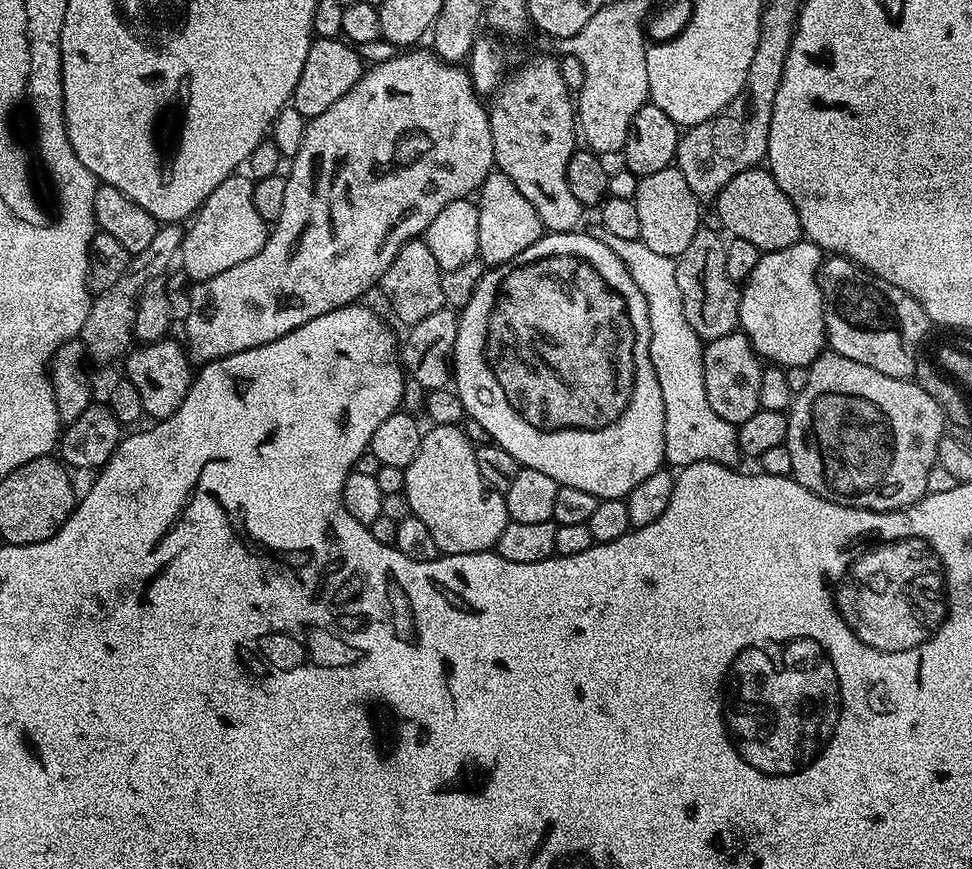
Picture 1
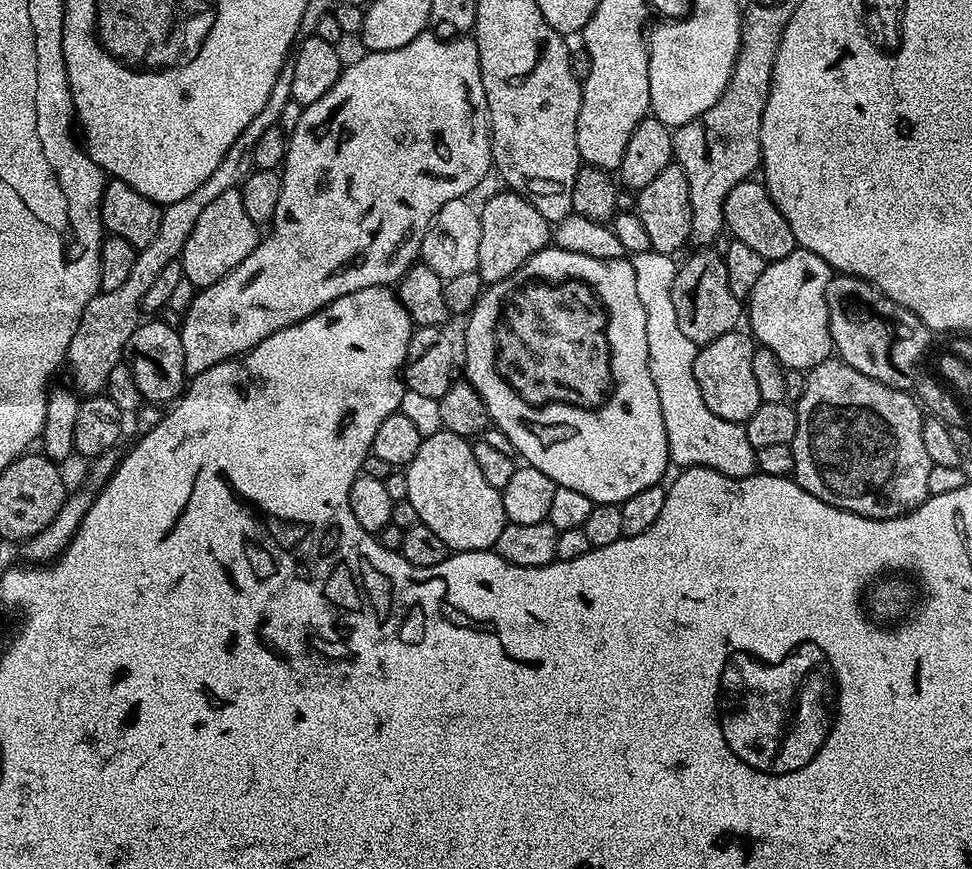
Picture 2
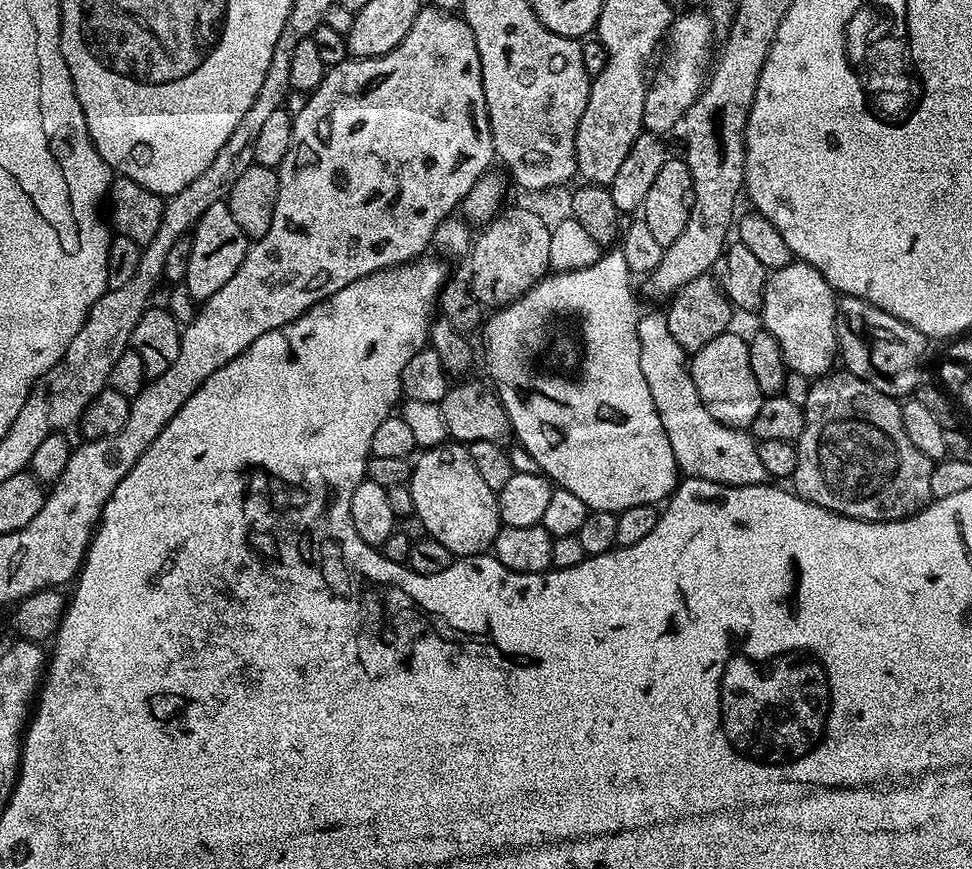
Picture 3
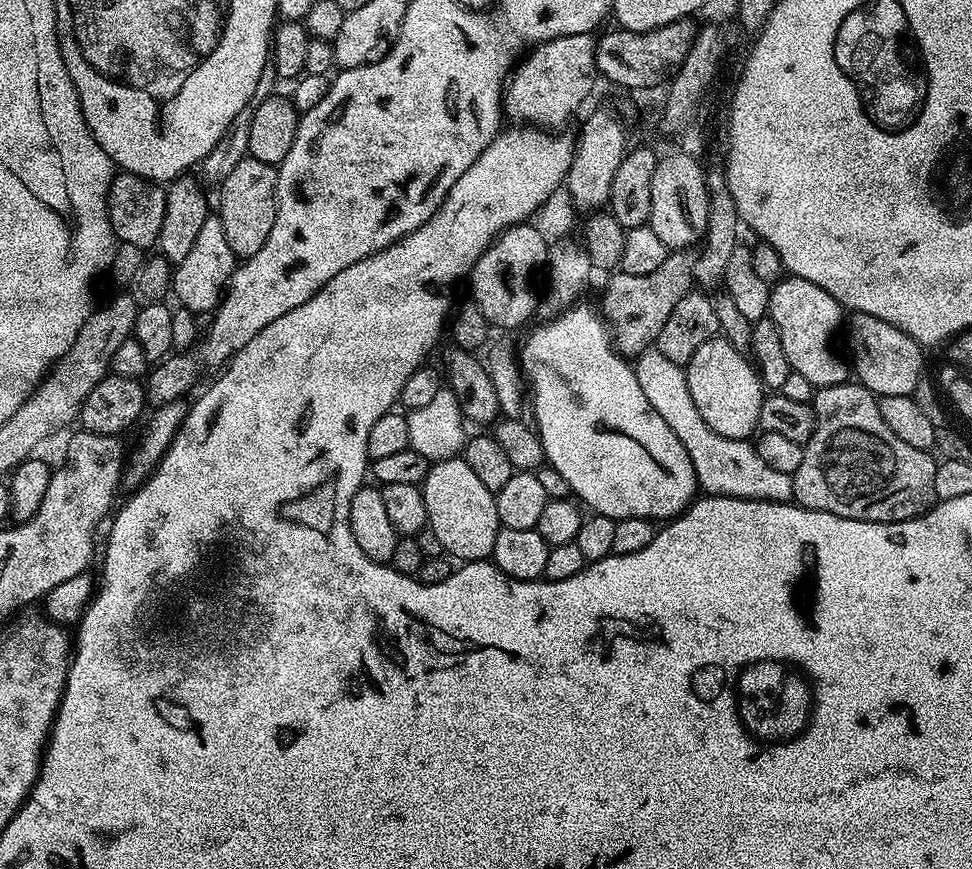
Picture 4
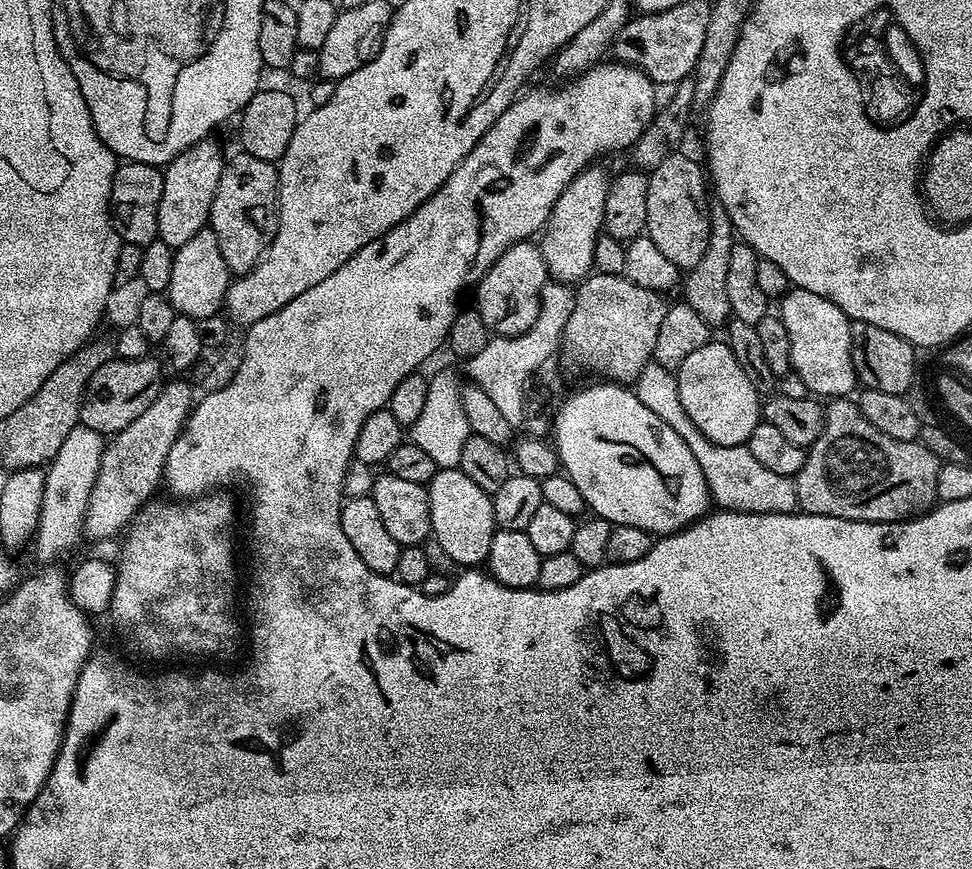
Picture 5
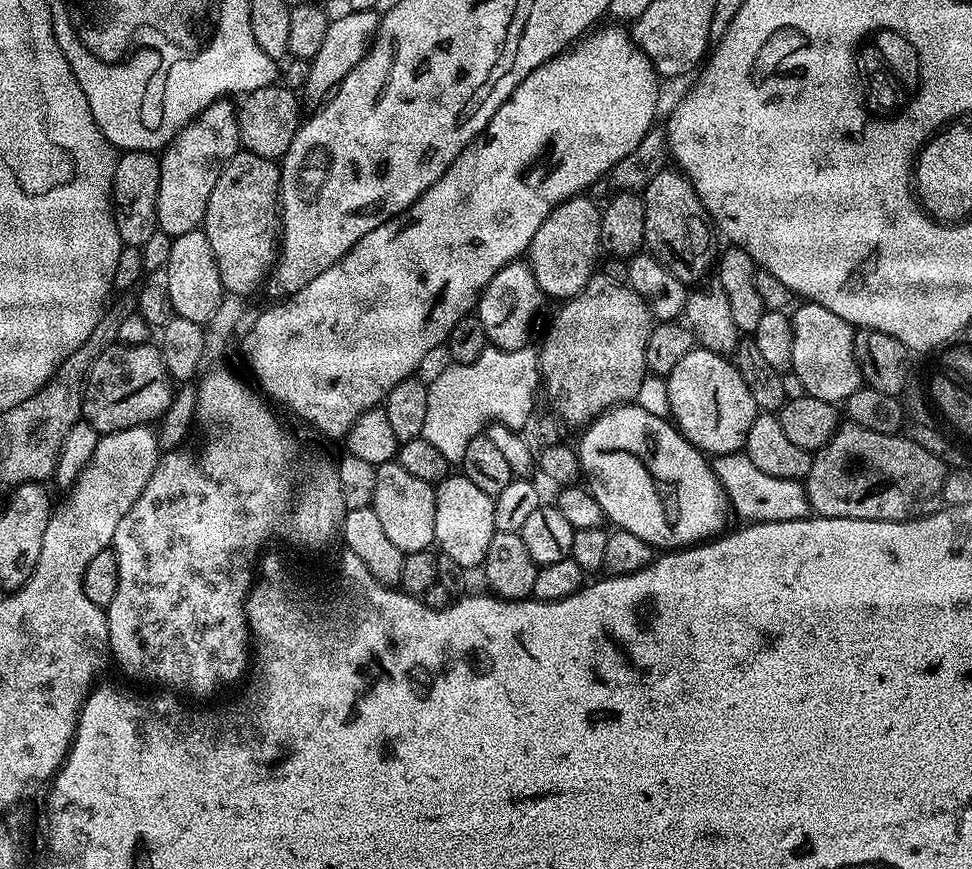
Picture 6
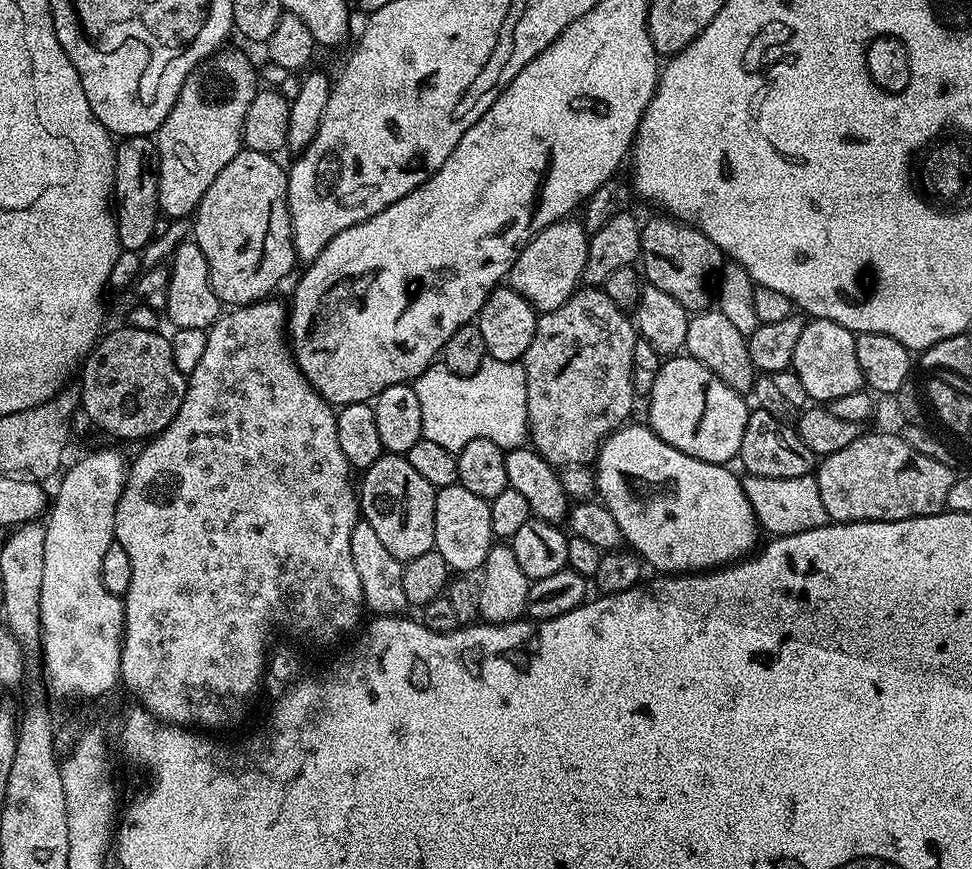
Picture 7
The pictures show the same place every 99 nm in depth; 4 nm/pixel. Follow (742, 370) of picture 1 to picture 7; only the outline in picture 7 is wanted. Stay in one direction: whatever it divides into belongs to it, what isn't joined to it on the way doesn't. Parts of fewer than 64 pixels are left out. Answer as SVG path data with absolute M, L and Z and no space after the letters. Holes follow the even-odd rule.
M677 354L661 363L658 378L654 378L654 386L646 397L648 403L646 423L658 434L658 438L662 438L662 442L674 446L674 450L682 450L682 454L698 458L702 462L727 465L732 462L728 460L735 461L739 457L742 434L746 434L750 404L744 400L746 399L741 393L718 378L717 374L708 369L703 362L687 354Z

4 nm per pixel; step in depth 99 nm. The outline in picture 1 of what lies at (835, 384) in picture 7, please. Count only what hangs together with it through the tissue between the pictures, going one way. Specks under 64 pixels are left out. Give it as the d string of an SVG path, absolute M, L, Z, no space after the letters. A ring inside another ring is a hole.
M803 238L784 250L763 253L754 274L743 281L739 327L757 356L783 369L806 368L825 351L824 292L818 279L821 263L822 249Z

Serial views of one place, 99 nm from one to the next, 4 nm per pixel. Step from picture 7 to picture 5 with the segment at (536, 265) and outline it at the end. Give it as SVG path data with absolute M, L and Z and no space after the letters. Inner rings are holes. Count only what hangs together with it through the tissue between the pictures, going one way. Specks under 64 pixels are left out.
M589 166L581 170L570 186L562 190L558 202L554 202L552 207L552 217L544 225L538 240L549 277L565 286L583 281L594 268L594 246L604 227L606 194L610 183L609 173L596 167Z

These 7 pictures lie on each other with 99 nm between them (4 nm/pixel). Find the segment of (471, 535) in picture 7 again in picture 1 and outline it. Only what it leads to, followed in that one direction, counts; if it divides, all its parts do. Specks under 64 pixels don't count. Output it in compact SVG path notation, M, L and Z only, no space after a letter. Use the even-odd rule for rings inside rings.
M438 424L429 429L420 437L414 462L404 469L403 492L410 498L412 515L422 518L445 556L495 549L509 521L503 495L491 491L478 474L476 448L463 427Z

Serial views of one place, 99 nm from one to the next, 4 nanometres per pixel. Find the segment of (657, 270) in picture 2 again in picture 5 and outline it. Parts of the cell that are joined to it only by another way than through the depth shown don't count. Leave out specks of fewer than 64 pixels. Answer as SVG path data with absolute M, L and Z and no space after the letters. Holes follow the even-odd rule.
M650 362L638 374L634 385L634 391L638 402L649 410L654 410L686 446L690 446L690 454L698 458L698 466L702 466L702 474L706 478L708 495L713 501L716 500L721 509L733 512L753 512L754 514L786 514L795 513L798 505L796 503L796 481L793 477L774 474L774 470L766 470L762 462L757 462L754 454L743 444L738 446L718 446L710 442L690 422L690 414L682 410L682 402L678 398L678 382L673 369L664 368L660 364Z

